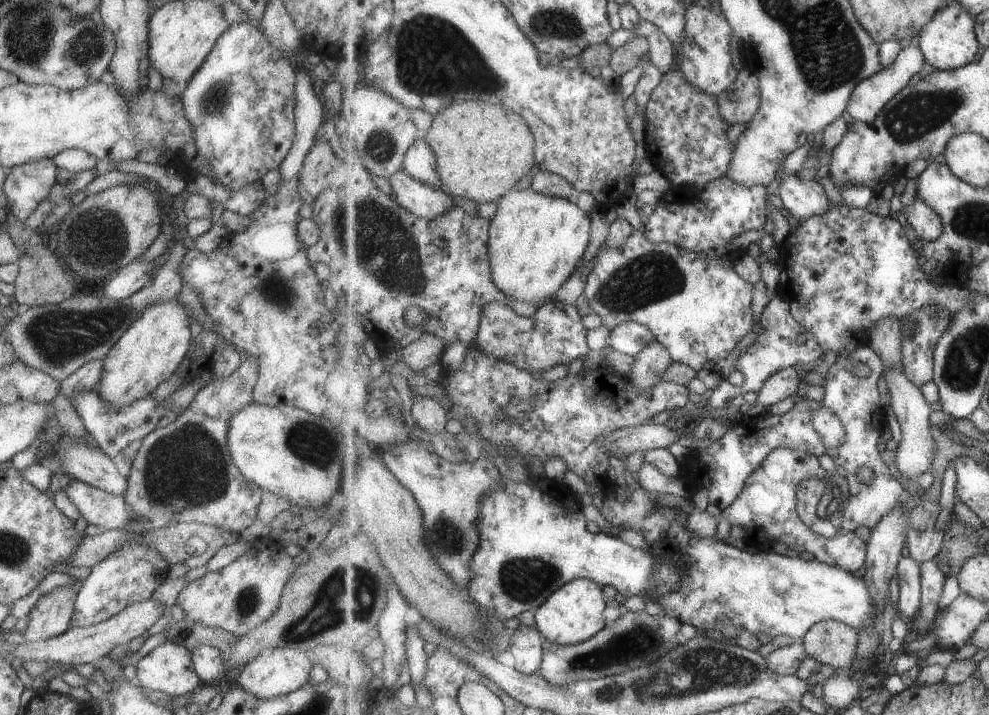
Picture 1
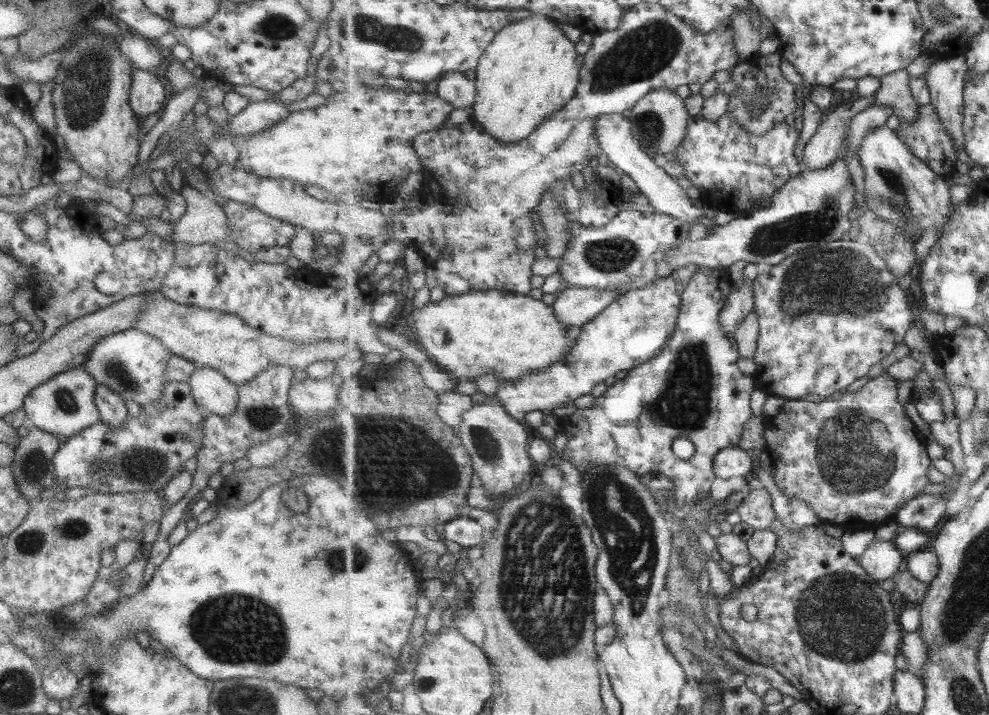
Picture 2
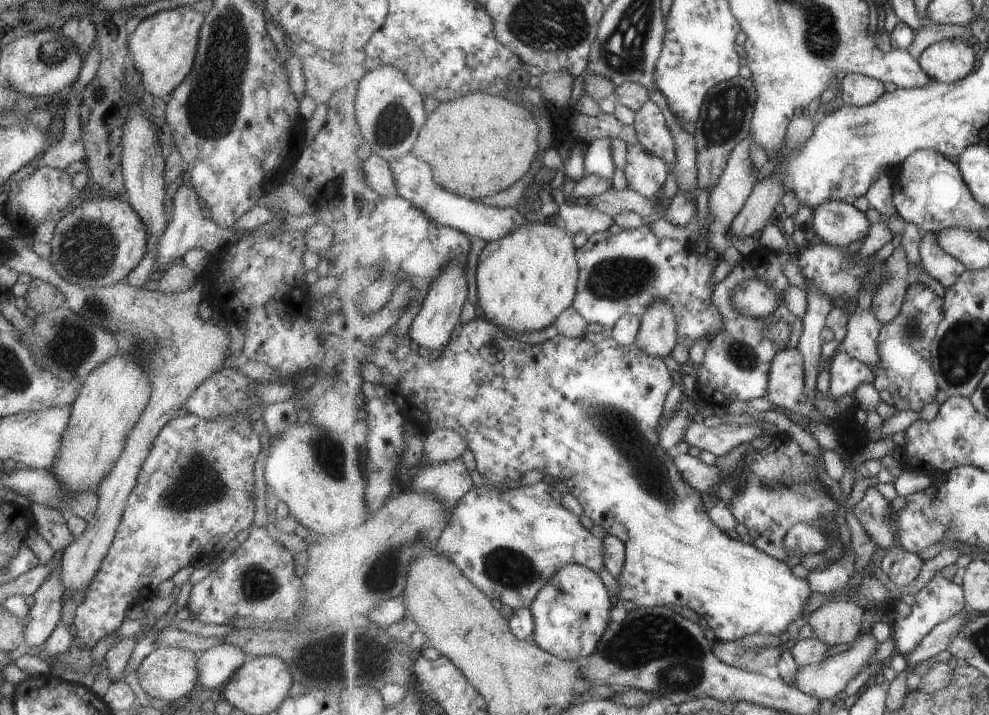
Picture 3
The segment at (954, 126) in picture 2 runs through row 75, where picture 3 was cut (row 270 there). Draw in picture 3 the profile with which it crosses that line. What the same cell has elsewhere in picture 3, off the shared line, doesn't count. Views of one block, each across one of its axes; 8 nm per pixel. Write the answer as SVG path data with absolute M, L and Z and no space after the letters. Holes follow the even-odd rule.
M923 232L919 244L922 266L944 287L953 287L967 271L967 266L959 258L948 254L937 232Z

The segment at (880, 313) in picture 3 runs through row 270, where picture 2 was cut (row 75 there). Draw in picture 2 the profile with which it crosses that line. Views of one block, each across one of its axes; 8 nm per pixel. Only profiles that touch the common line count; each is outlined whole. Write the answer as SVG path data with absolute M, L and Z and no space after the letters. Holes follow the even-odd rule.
M907 69L882 77L882 88L875 94L875 104L893 106L902 123L917 123L921 115L921 105L912 92L912 78Z

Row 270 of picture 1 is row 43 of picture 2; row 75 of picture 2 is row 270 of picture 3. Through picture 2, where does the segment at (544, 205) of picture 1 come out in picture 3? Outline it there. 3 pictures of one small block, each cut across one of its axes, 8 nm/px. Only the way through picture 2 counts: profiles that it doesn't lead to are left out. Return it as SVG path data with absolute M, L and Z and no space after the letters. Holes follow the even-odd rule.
M543 218L520 226L506 238L489 242L477 268L479 304L490 320L515 332L533 332L553 327L572 307L581 282L581 264L574 233L562 222L550 224Z

